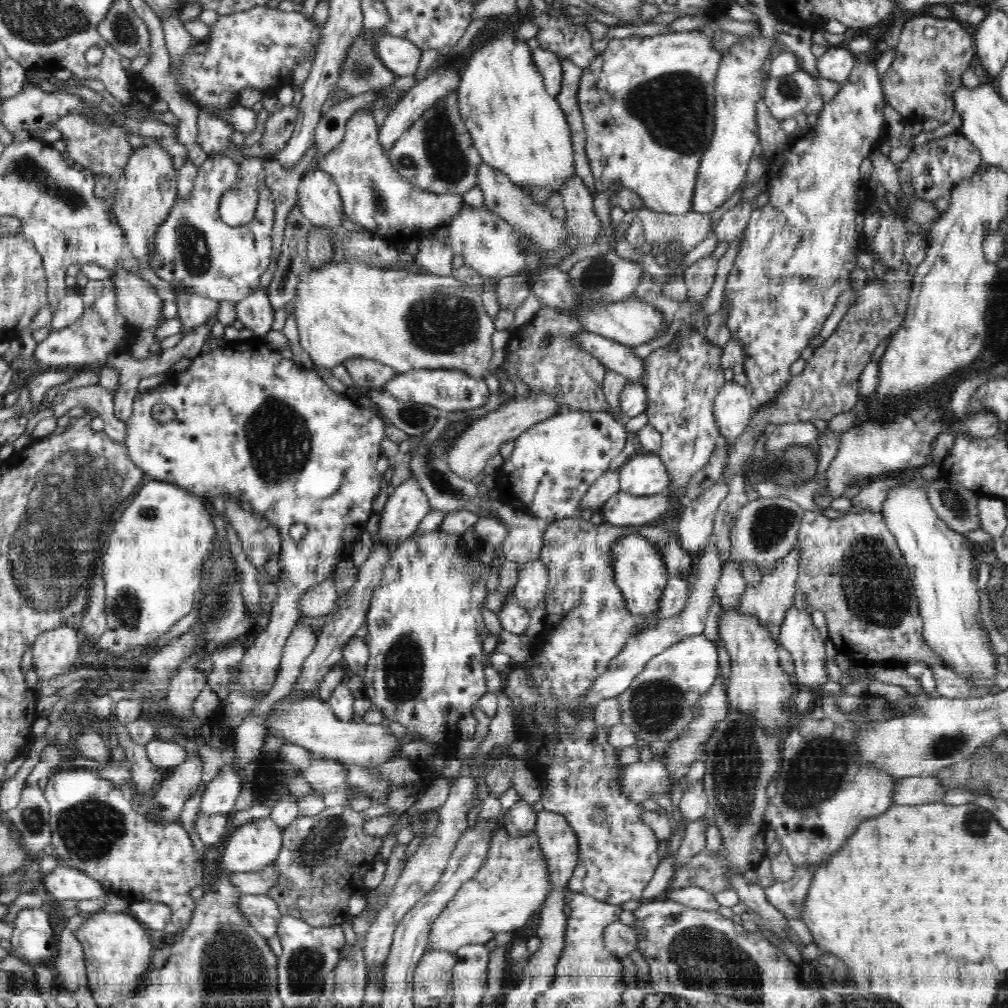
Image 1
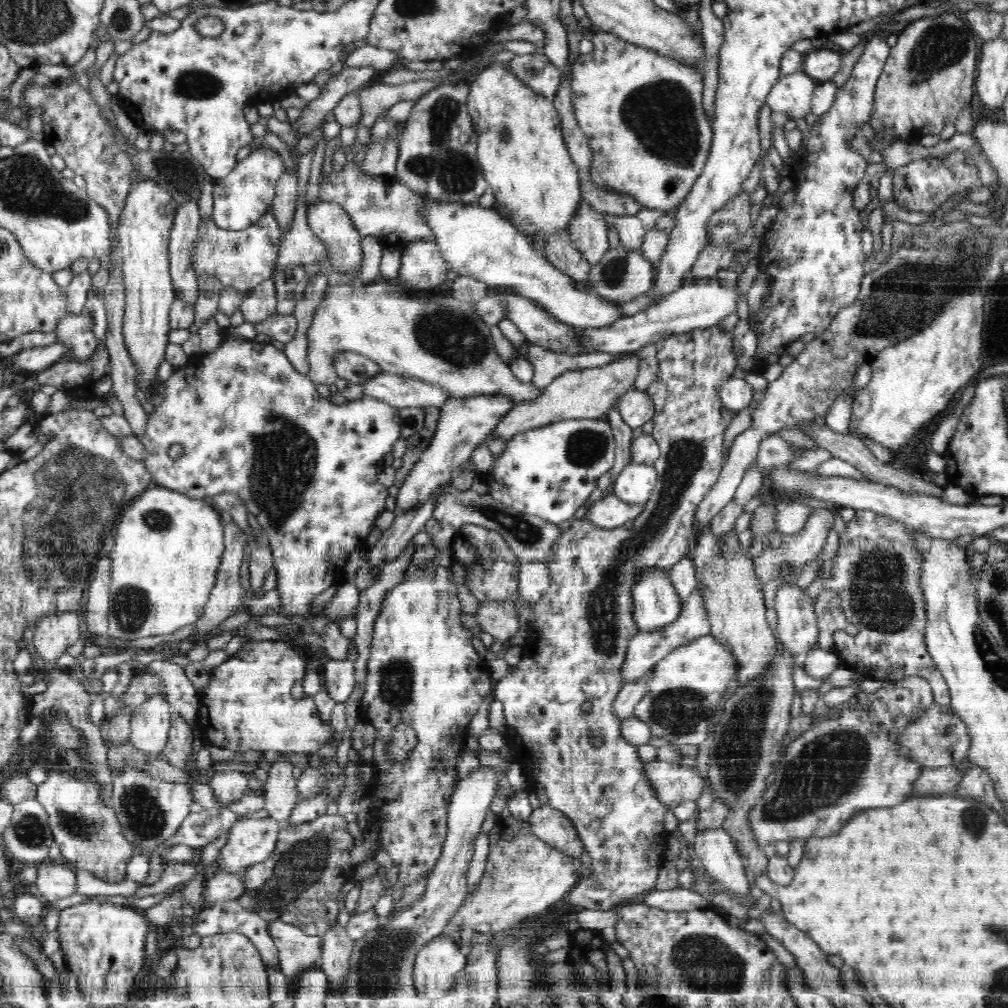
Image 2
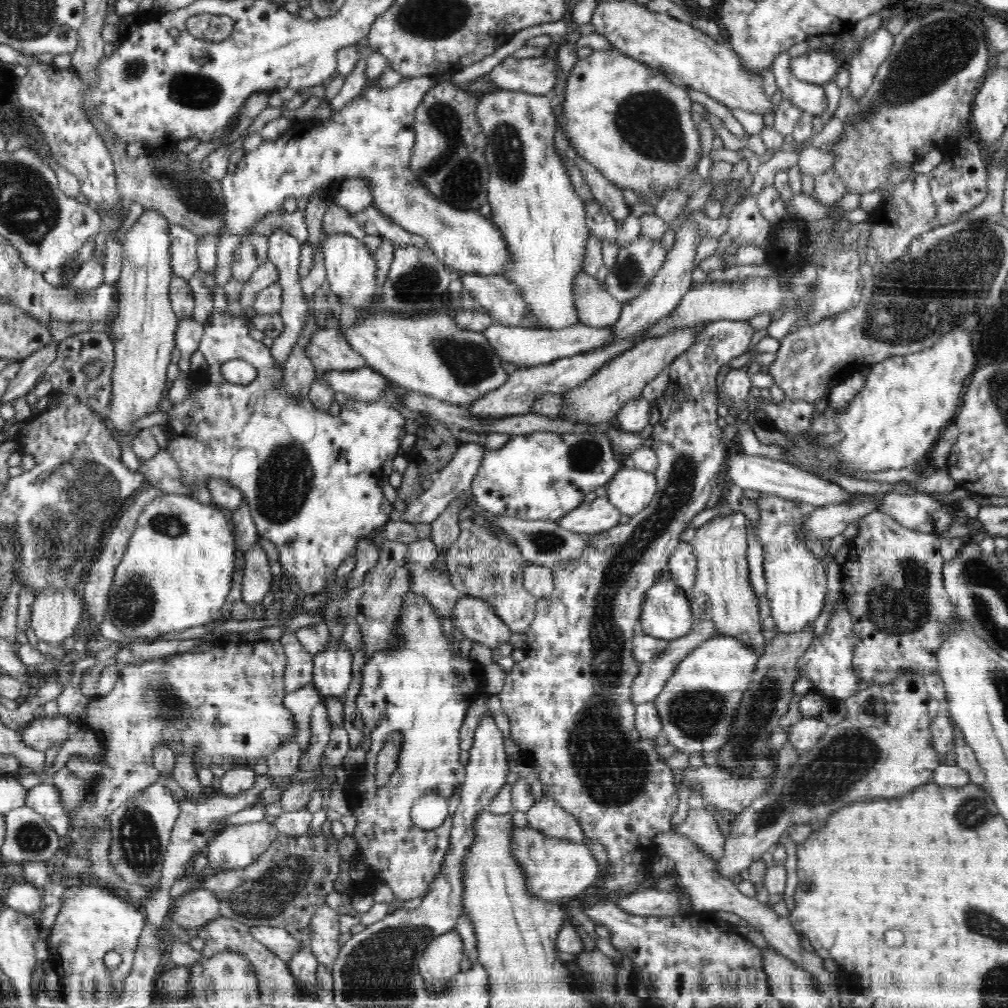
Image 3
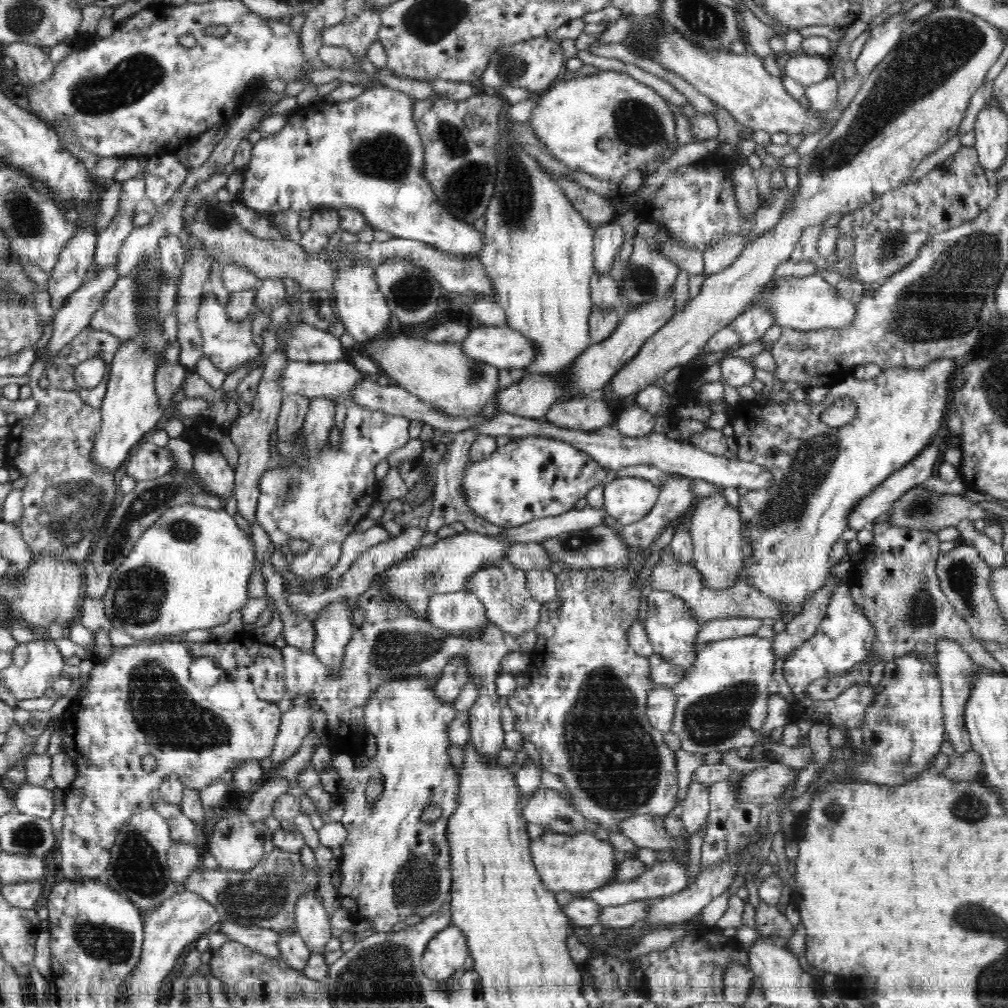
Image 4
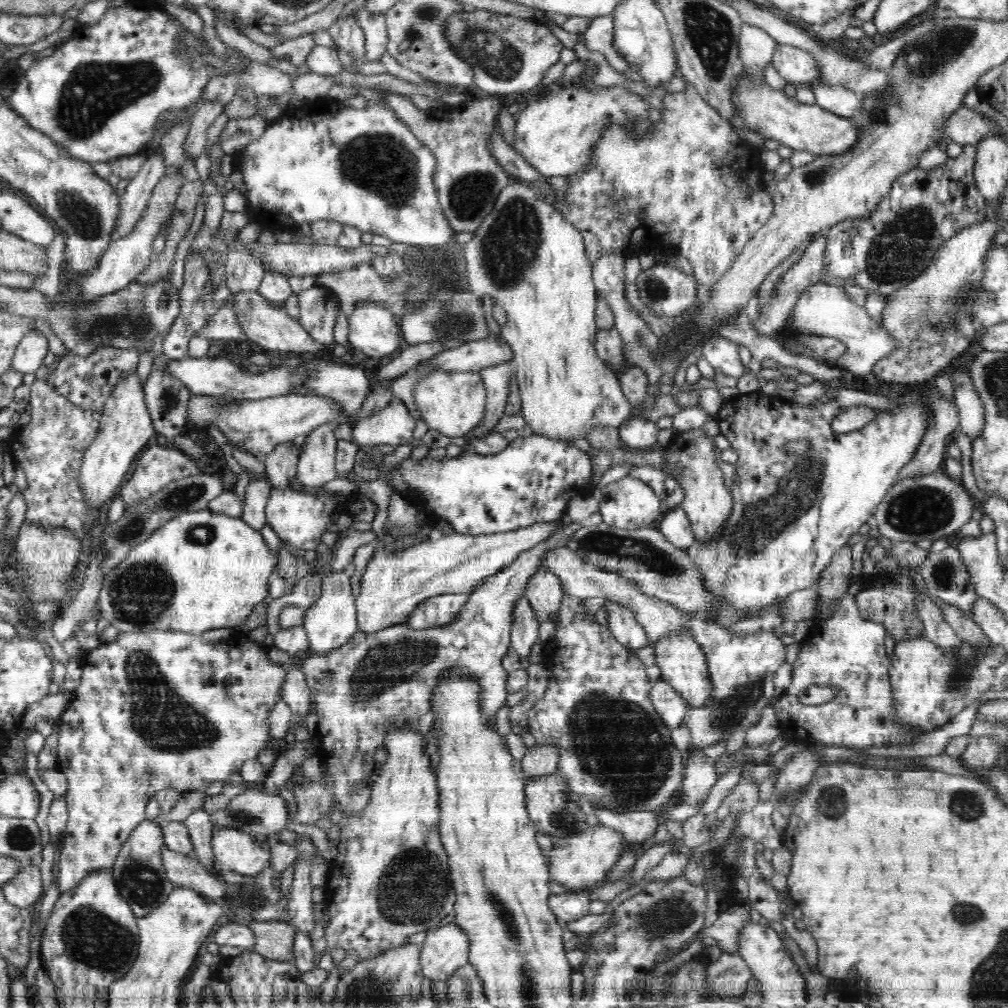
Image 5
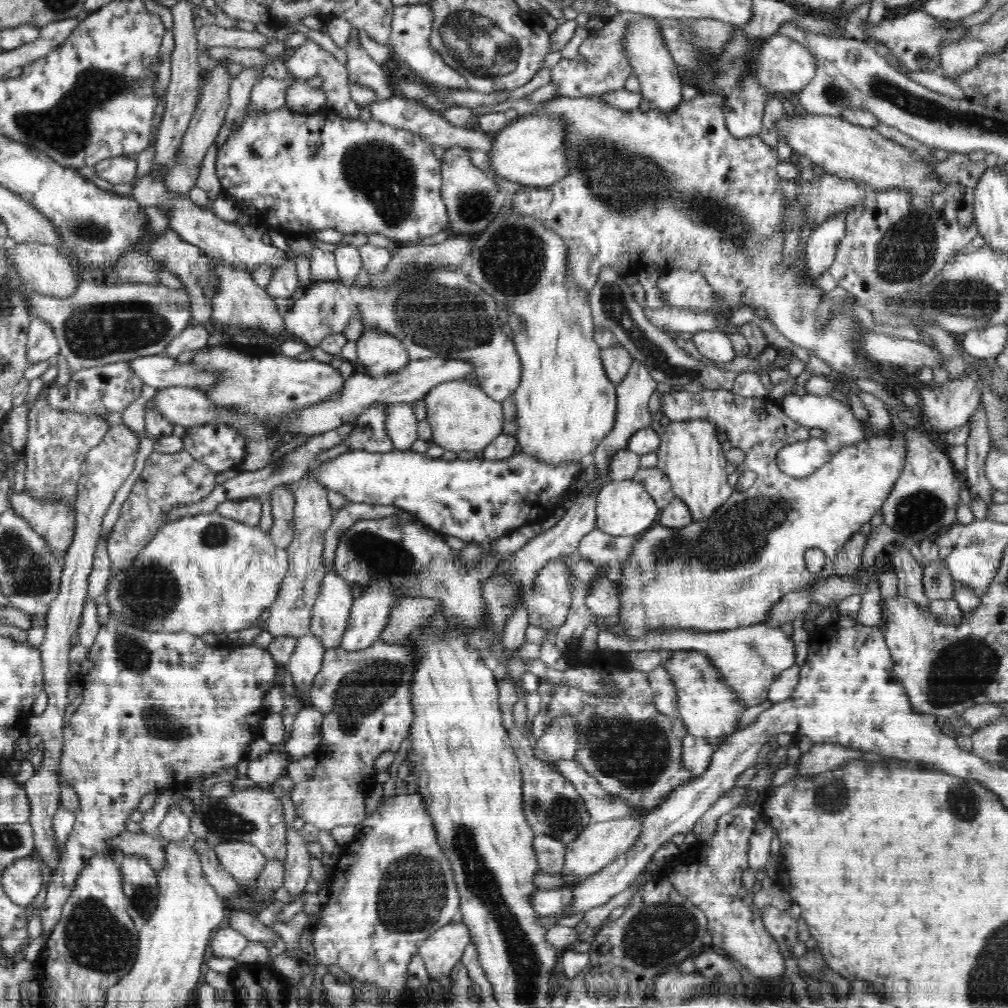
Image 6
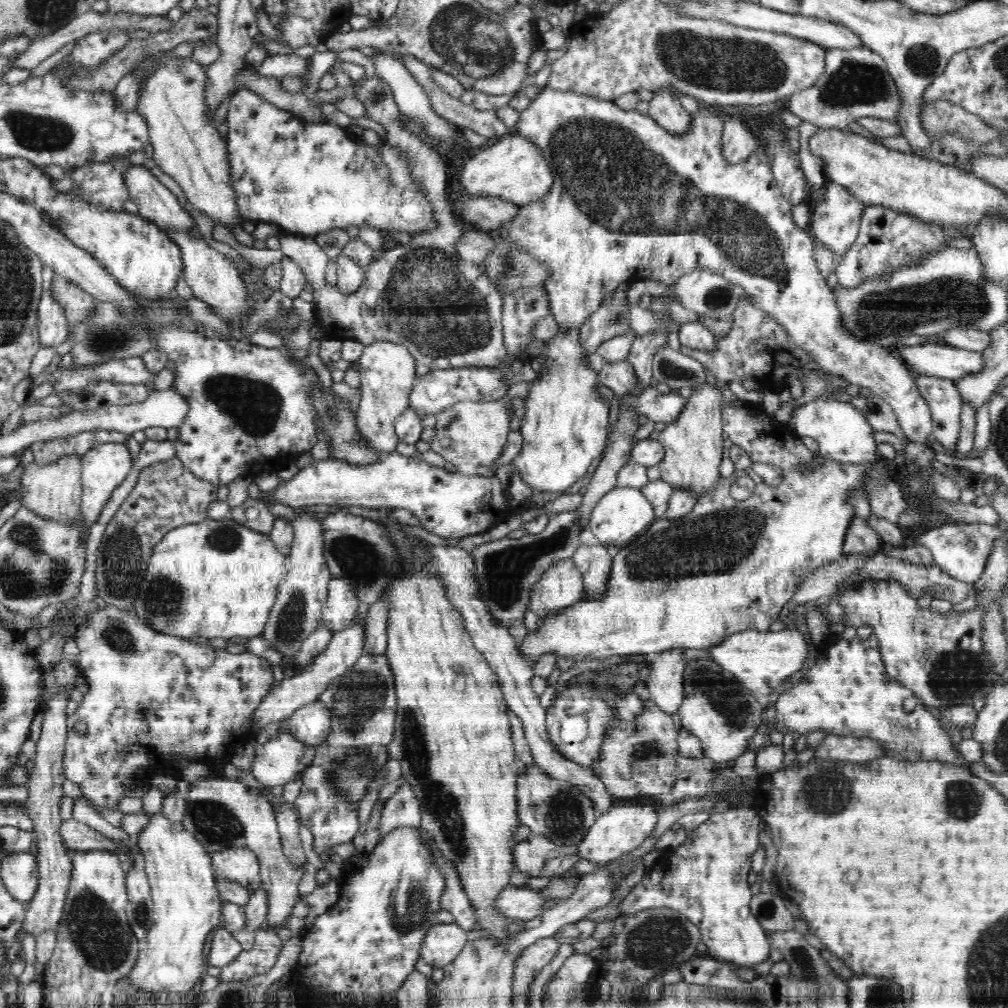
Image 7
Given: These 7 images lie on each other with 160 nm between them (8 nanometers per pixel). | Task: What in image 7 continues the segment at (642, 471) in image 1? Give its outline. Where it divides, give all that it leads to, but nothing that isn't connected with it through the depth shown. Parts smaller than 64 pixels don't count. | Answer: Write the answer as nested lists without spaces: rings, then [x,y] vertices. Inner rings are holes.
[[[613,488],[596,504],[588,530],[598,539],[598,542],[612,549],[617,549],[631,542],[638,535],[646,531],[656,521],[652,504],[644,497],[641,490],[637,488]]]

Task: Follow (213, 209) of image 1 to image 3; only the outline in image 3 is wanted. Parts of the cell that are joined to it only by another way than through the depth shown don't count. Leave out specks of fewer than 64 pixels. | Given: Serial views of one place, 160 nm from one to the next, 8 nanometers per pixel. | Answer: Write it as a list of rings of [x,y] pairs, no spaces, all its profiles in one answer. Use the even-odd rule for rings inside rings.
[[[248,234],[234,252],[232,277],[242,283],[248,282],[254,271],[268,261],[268,247],[268,236]]]

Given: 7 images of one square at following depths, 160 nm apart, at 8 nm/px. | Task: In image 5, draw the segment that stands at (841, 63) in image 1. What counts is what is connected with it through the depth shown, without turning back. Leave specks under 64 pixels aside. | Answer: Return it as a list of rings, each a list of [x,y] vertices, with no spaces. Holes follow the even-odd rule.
[[[778,43],[771,63],[787,84],[816,83],[821,75],[810,53],[790,45]]]

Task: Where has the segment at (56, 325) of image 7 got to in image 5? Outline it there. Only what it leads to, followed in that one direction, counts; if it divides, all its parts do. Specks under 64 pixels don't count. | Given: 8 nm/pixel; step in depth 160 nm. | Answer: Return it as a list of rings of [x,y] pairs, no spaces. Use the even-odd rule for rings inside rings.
[[[30,331],[16,348],[10,368],[24,374],[35,373],[42,365],[49,363],[46,360],[46,354],[48,354],[48,338],[41,331]]]

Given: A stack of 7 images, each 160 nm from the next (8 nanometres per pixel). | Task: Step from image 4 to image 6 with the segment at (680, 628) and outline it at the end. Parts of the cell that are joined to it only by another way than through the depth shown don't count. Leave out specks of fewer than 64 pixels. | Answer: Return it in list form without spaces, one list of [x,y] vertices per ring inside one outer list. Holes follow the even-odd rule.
[[[674,651],[672,656],[665,657],[663,665],[678,691],[676,713],[682,717],[687,733],[706,739],[716,748],[722,746],[724,738],[738,731],[738,722],[747,709],[746,705],[738,701],[734,689],[722,679],[722,673],[718,673],[718,668],[703,652]]]

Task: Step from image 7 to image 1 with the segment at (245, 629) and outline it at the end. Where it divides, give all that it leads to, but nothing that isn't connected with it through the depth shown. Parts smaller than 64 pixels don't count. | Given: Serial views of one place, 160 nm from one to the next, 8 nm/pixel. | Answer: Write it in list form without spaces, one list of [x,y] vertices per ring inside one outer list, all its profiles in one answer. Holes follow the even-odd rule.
[[[154,479],[141,485],[132,504],[116,522],[108,550],[100,560],[105,581],[107,630],[100,639],[91,643],[93,649],[133,655],[143,645],[153,644],[168,633],[180,618],[194,610],[205,563],[215,548],[217,530],[213,521],[203,498],[188,493],[185,488]]]

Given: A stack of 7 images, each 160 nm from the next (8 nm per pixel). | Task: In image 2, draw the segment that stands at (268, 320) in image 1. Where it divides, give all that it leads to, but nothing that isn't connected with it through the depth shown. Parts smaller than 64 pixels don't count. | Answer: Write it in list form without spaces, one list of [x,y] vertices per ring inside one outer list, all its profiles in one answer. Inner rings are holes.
[[[274,277],[264,280],[243,298],[241,311],[246,321],[254,324],[276,314],[277,295]]]

